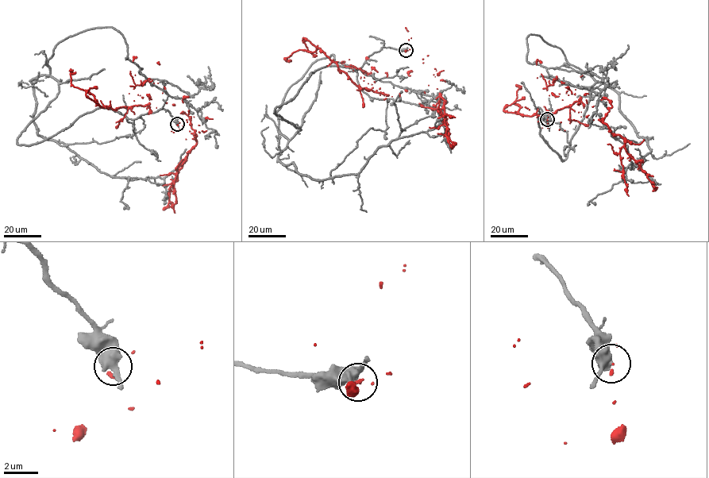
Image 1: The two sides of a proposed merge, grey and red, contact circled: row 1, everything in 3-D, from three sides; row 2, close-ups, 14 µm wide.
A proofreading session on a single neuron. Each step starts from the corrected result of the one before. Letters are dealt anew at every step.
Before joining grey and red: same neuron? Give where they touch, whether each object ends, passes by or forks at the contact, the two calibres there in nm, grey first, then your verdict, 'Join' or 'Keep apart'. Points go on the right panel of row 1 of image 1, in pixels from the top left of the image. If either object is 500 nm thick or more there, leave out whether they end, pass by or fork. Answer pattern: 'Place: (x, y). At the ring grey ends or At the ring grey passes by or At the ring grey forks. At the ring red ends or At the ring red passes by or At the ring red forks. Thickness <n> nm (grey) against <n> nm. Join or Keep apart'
Place: (547, 119). At the ring grey passes by. At the ring red ends. Thickness 440 nm (grey) against 140 nm. Keep apart

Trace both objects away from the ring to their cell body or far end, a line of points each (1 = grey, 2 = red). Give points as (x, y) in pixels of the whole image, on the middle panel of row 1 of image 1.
1: (406, 50), (311, 72), (279, 130), (333, 54), (435, 128)
2: (406, 50), (439, 75), (434, 109), (360, 89), (319, 48), (298, 50), (287, 58), (291, 61)

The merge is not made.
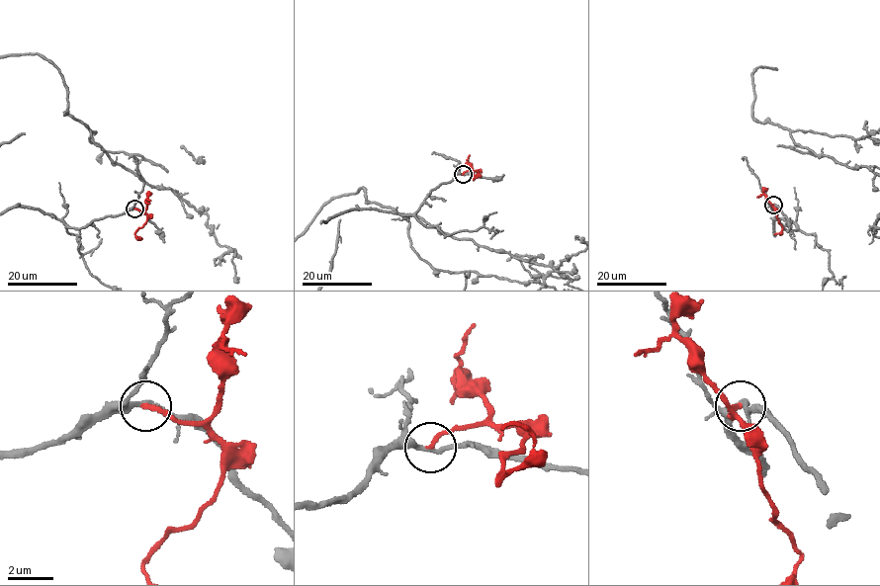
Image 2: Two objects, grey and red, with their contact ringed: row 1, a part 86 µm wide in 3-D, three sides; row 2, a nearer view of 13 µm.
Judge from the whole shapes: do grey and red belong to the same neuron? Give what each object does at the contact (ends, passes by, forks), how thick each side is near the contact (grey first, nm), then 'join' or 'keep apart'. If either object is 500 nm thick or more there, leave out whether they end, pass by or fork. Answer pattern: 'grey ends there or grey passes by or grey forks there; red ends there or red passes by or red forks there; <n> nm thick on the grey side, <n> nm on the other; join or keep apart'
grey passes by; red ends there; 220 nm thick on the grey side, 200 nm on the other; keep apart

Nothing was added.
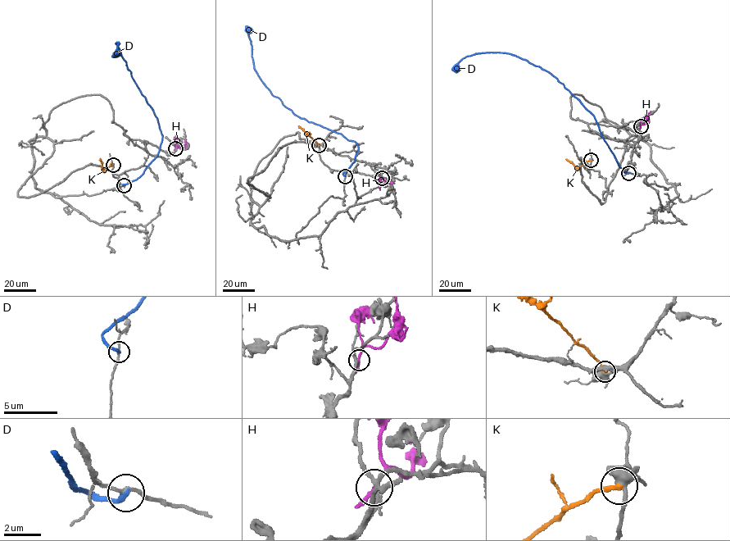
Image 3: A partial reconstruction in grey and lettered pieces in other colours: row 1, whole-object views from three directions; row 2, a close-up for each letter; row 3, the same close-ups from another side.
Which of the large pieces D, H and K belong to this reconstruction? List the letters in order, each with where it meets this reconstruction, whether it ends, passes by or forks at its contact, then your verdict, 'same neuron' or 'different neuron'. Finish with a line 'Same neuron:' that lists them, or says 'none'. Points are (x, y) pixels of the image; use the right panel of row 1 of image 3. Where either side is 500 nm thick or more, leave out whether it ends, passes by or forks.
D: meets grey at (628, 173); it ends there; different neuron
H: meets grey at (641, 126); it passes by; different neuron
K: meets grey at (591, 160); it ends there; different neuron
Same neuron: none

